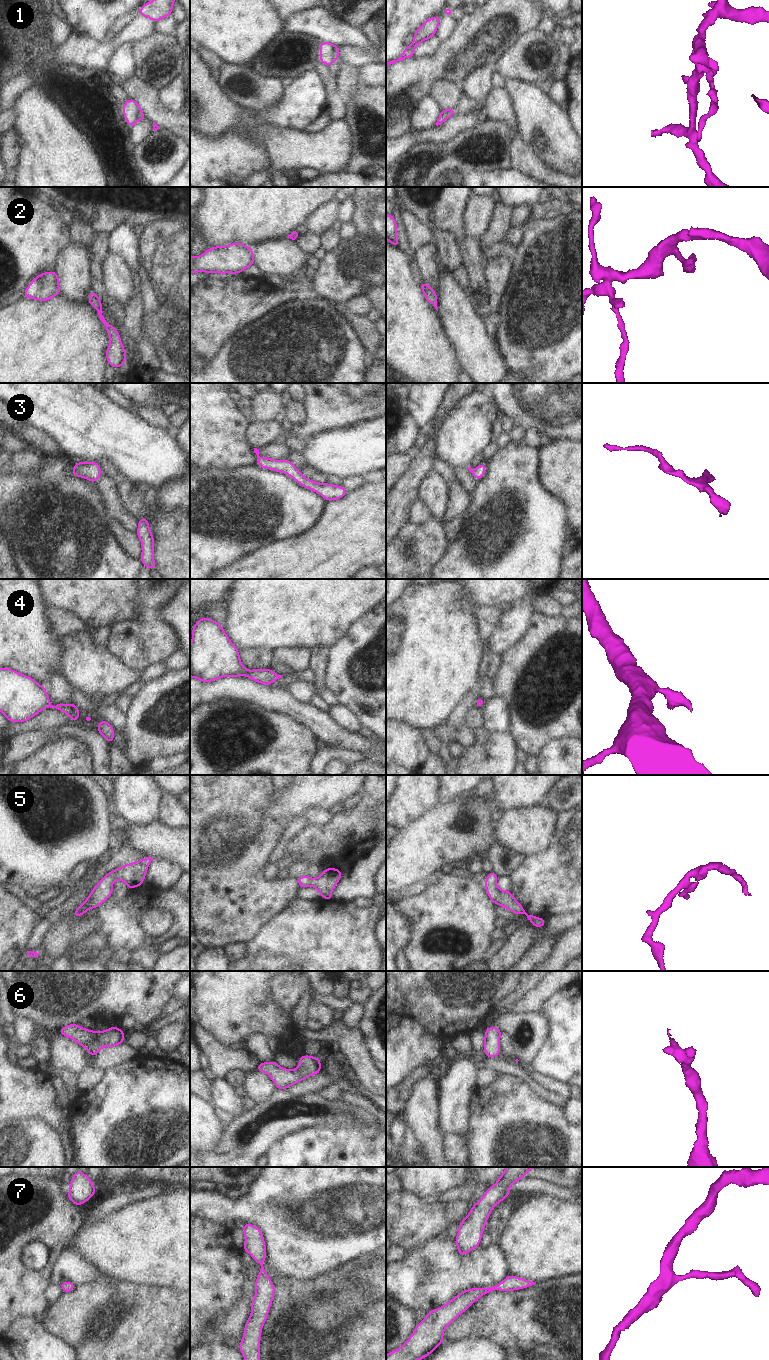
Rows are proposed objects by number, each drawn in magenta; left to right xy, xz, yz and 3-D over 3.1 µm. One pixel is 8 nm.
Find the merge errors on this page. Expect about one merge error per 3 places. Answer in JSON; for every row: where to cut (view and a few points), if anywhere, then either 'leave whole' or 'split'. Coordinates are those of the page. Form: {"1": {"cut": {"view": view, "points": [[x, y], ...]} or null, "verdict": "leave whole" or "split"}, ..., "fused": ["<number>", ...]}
{"1": {"cut": {"view": "yz", "points": [[442, 111], [446, 111], [450, 115]]}, "verdict": "split"}, "2": {"cut": null, "verdict": "leave whole"}, "3": {"cut": null, "verdict": "leave whole"}, "4": {"cut": null, "verdict": "leave whole"}, "5": {"cut": null, "verdict": "leave whole"}, "6": {"cut": null, "verdict": "leave whole"}, "7": {"cut": null, "verdict": "leave whole"}, "fused": ["1"]}

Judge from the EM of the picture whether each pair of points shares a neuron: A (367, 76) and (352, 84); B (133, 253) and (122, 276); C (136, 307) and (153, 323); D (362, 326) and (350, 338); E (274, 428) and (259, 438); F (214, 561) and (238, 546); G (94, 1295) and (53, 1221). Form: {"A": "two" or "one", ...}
{"A": "two", "B": "two", "C": "two", "D": "two", "E": "one", "F": "one", "G": "two"}

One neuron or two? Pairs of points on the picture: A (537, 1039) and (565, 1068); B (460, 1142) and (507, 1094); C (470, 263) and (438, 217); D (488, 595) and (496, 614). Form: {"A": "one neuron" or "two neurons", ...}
{"A": "two neurons", "B": "two neurons", "C": "one neuron", "D": "two neurons"}

